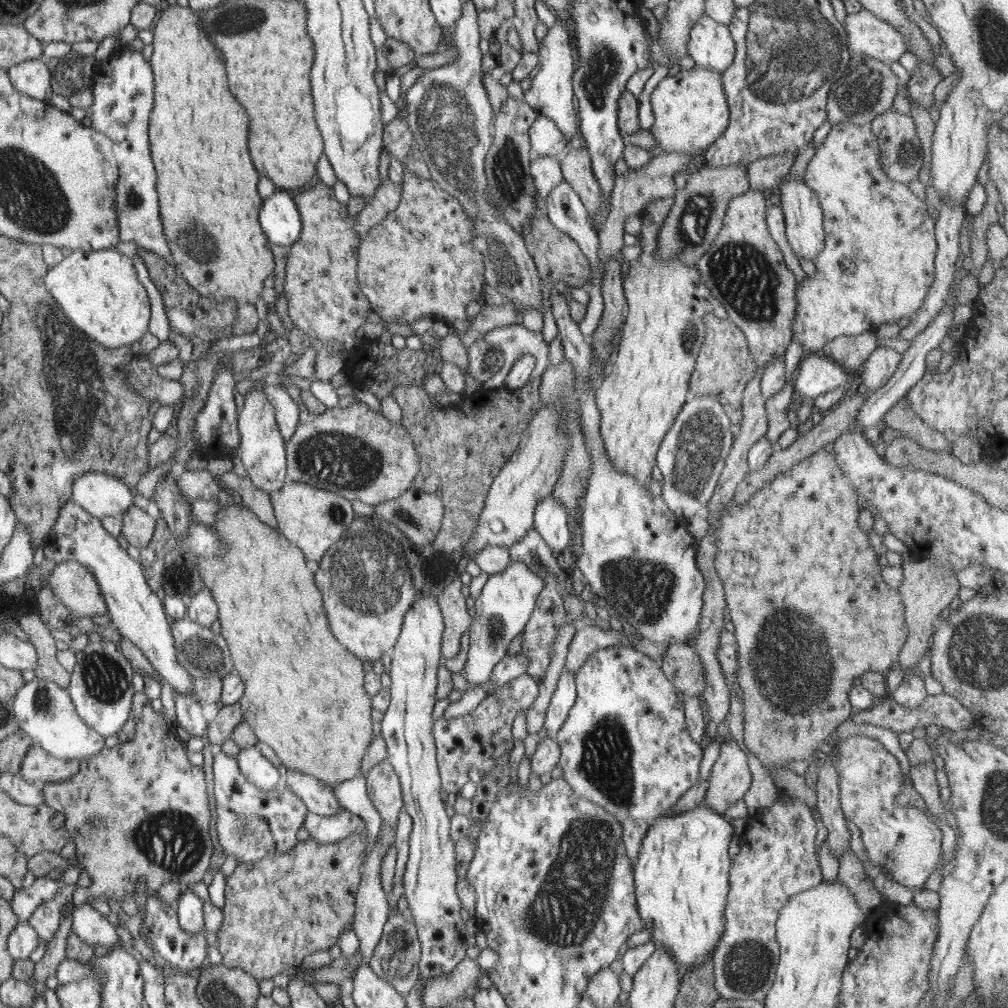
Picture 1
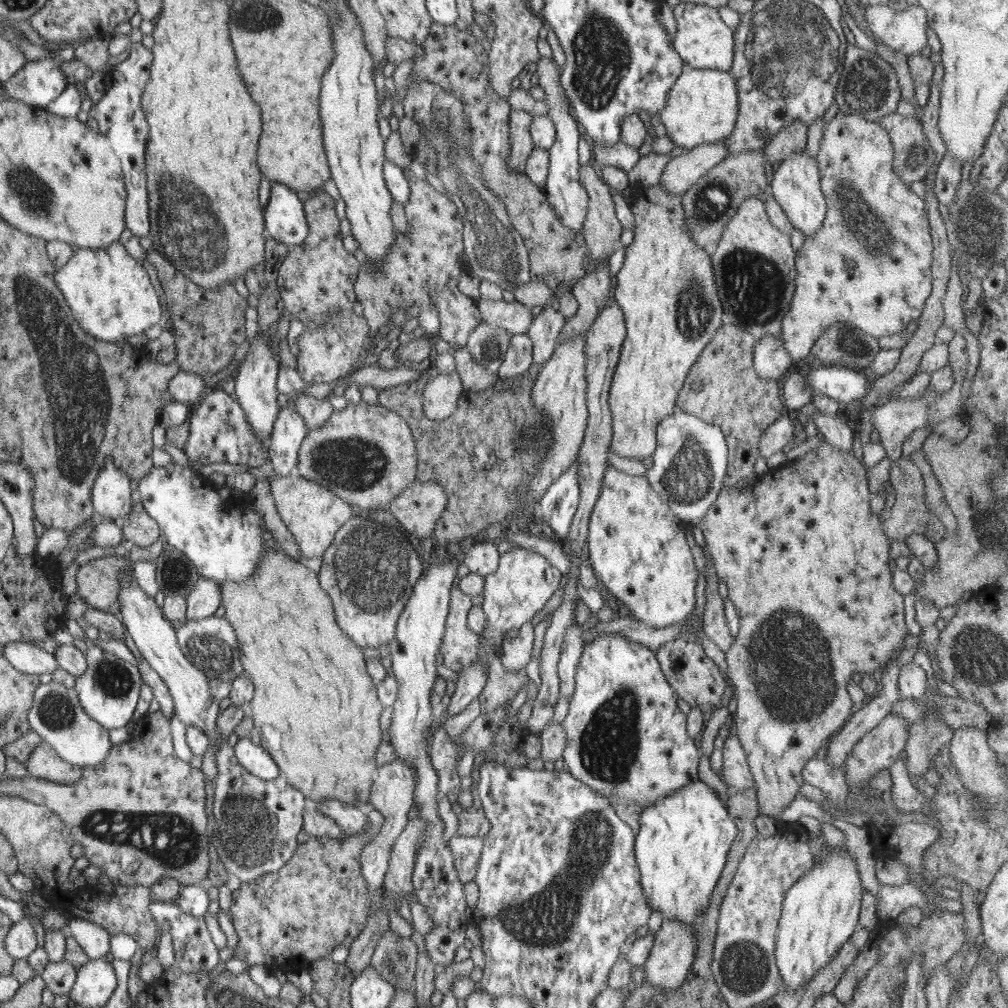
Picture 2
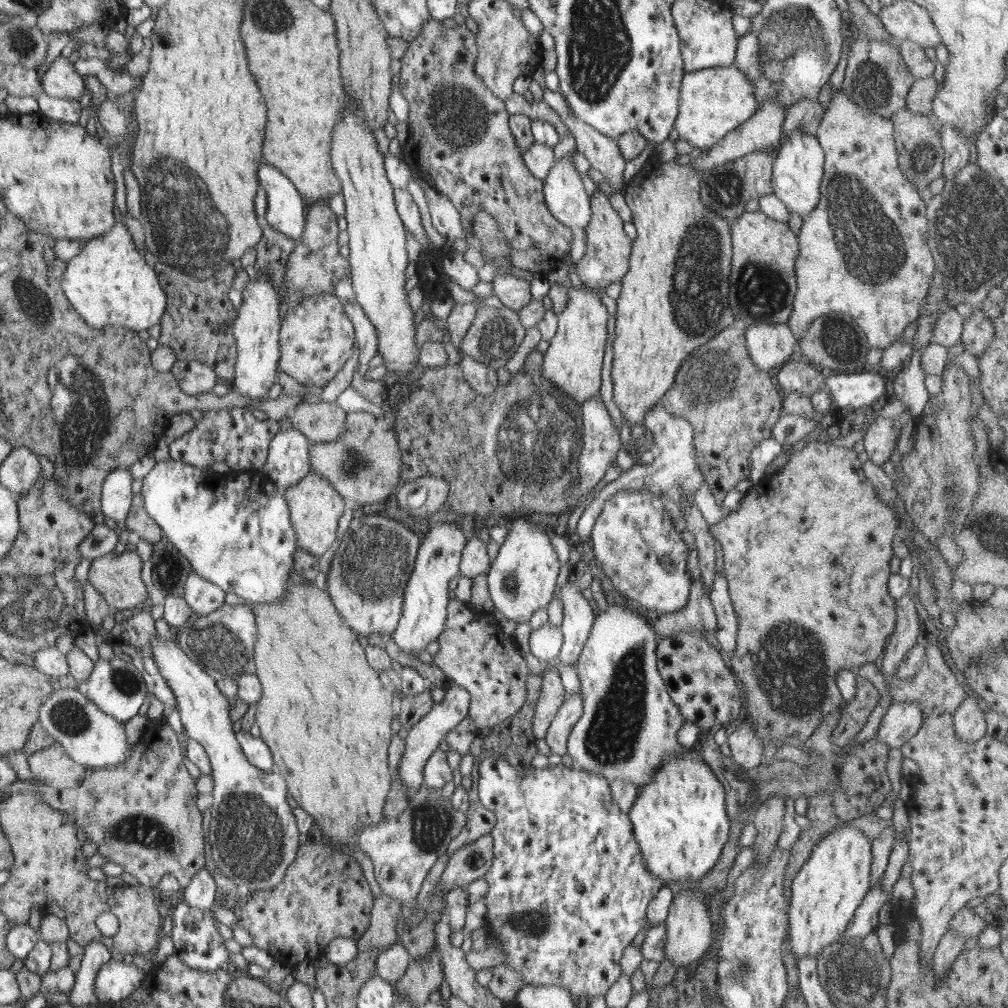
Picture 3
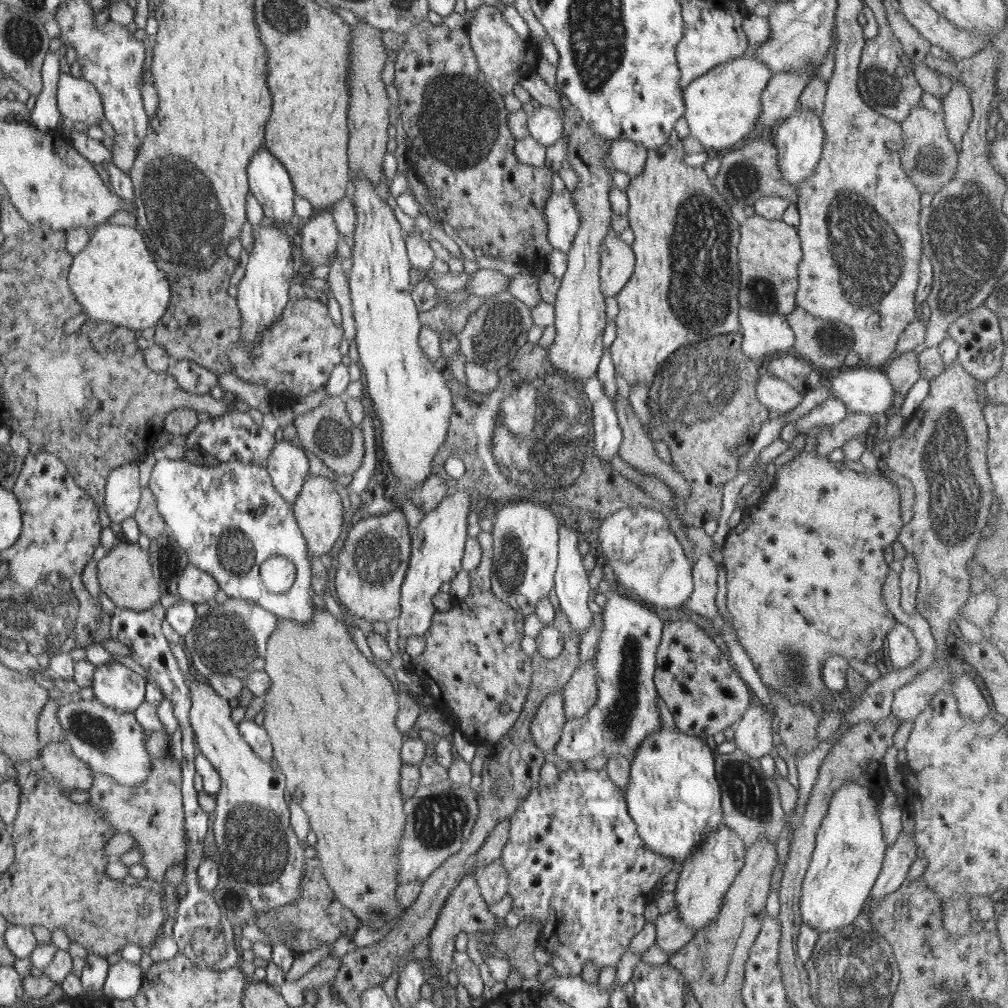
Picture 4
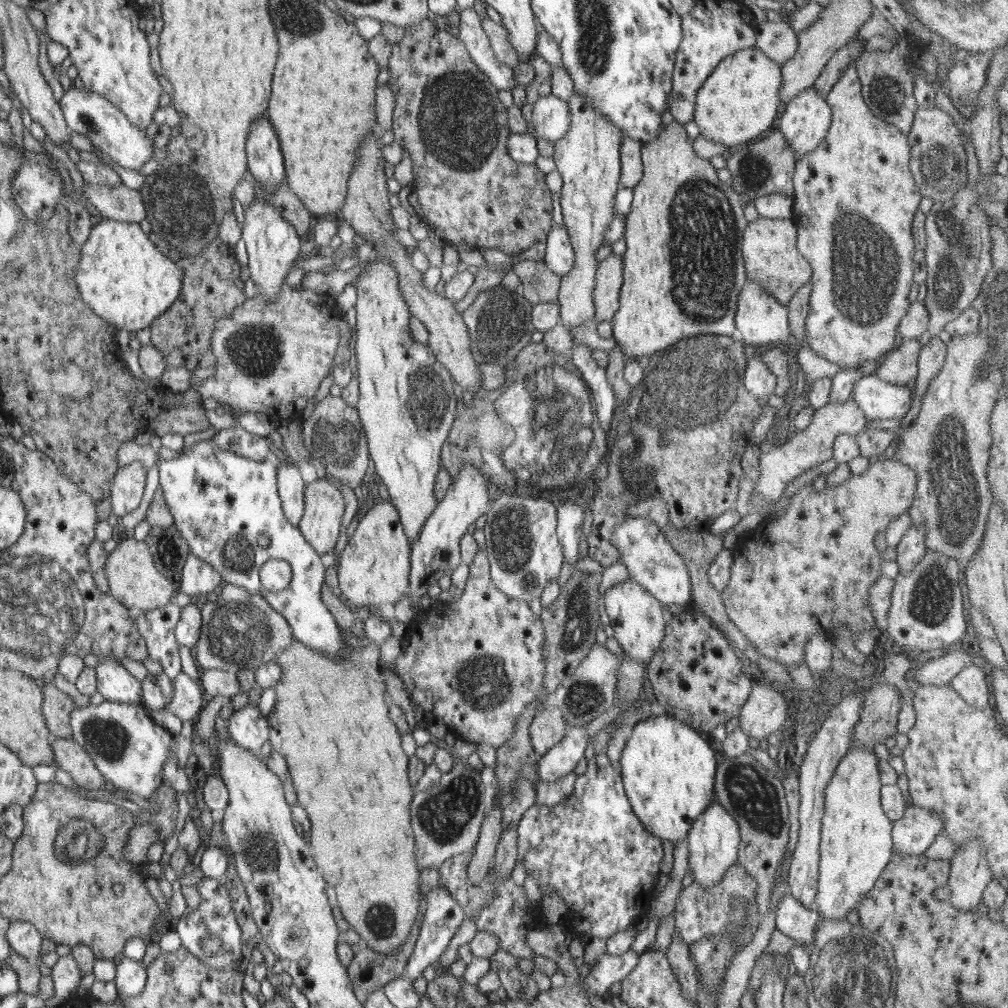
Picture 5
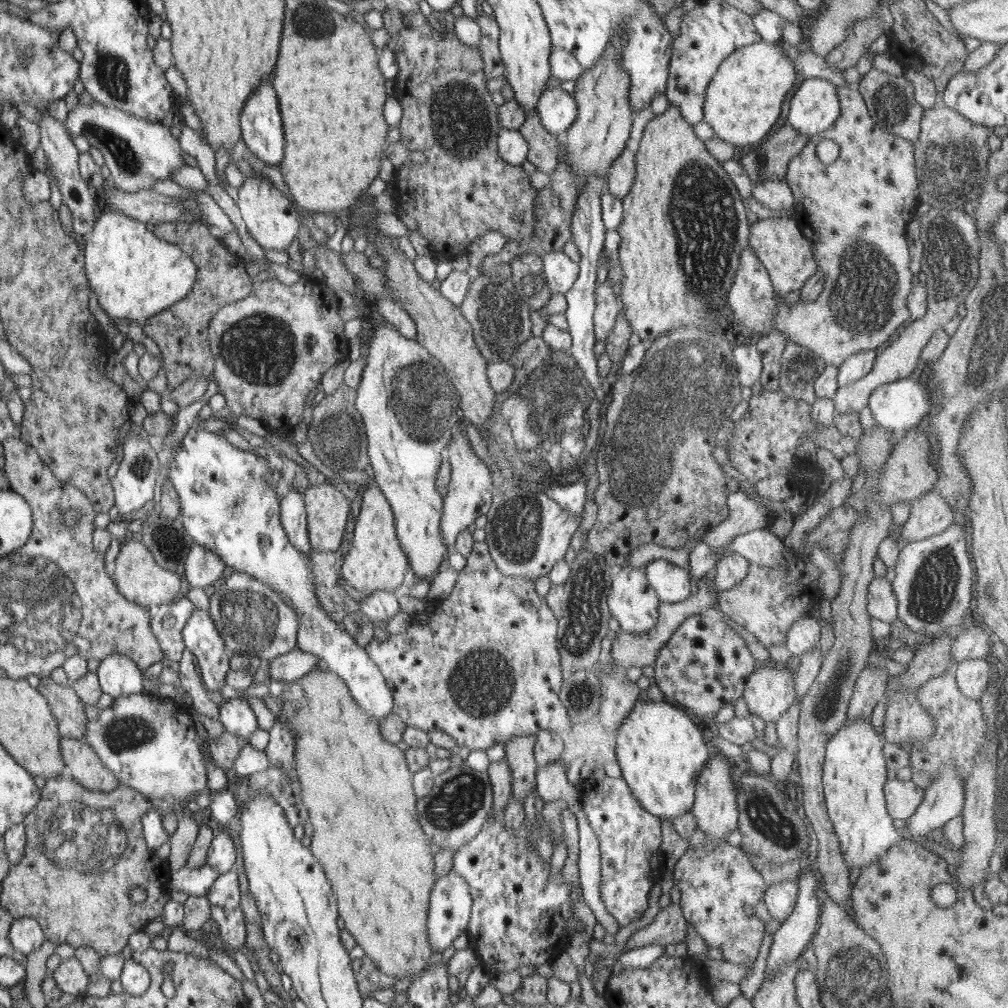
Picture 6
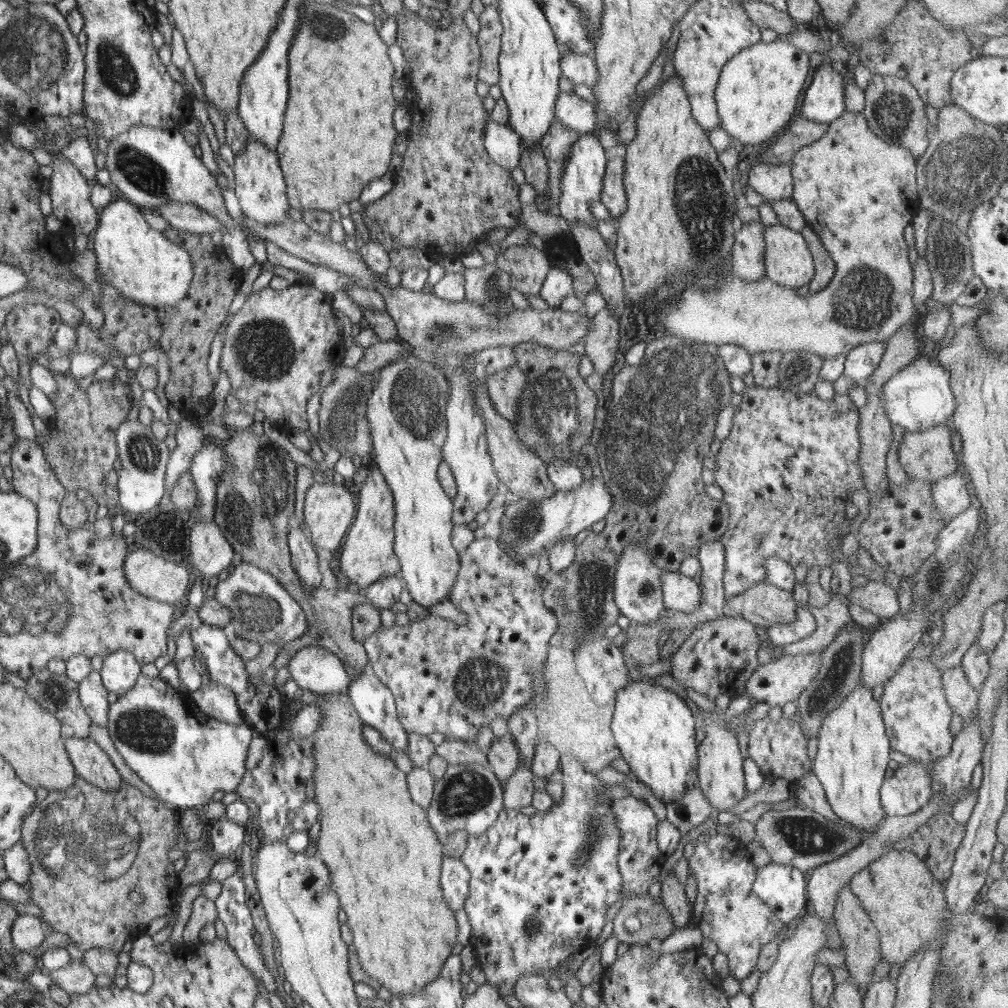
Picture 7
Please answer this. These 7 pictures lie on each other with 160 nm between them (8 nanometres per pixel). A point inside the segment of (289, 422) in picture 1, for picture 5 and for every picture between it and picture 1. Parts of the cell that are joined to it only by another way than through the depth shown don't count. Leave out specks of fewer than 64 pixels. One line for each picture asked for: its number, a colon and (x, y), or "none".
2: (290, 430)
3: (287, 462)
4: (288, 466)
5: (291, 487)

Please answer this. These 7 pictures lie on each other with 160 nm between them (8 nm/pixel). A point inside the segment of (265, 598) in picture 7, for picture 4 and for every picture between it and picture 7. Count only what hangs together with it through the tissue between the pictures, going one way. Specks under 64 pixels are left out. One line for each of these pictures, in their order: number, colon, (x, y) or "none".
4: (232, 637)
5: (240, 629)
6: (251, 617)

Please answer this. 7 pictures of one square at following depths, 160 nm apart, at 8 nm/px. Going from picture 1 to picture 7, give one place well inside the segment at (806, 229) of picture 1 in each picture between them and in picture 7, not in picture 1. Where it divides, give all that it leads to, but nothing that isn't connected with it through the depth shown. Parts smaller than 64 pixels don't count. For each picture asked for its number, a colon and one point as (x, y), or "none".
2: (796, 187)
3: (798, 168)
4: (799, 140)
5: (804, 123)
6: (814, 108)
7: (823, 102)

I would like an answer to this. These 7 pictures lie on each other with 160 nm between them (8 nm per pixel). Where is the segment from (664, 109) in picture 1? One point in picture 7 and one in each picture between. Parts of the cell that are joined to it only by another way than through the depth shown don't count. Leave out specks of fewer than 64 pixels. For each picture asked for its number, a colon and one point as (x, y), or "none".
2: (702, 108)
3: (713, 102)
4: (722, 106)
5: (738, 102)
6: (743, 100)
7: (757, 92)

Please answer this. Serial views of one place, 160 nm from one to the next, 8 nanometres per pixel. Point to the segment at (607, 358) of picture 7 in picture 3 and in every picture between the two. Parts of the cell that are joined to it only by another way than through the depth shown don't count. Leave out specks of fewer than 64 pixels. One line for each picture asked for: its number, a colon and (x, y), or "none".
3: (605, 260)
4: (617, 264)
5: (609, 276)
6: (607, 308)

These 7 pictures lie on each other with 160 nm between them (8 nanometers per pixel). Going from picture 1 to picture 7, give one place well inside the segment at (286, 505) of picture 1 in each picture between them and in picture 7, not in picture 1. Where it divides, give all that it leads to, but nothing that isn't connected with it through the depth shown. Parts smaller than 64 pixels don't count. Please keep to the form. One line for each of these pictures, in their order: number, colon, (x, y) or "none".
2: (313, 514)
3: (316, 506)
4: (318, 507)
5: (324, 503)
6: (327, 508)
7: (329, 509)

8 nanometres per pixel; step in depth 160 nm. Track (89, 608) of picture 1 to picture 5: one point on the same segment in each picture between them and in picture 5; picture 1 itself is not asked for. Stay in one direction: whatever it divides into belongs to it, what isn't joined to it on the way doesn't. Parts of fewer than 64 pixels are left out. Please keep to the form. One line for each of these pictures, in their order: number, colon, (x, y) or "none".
2: (99, 582)
3: (116, 577)
4: (125, 575)
5: (133, 578)

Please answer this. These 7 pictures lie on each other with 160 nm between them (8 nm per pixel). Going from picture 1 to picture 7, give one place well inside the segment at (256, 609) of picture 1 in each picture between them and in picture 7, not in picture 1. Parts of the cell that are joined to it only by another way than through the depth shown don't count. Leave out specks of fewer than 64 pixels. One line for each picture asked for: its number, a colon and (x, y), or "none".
2: (316, 708)
3: (314, 674)
4: (331, 714)
5: (331, 723)
6: (357, 787)
7: (384, 859)

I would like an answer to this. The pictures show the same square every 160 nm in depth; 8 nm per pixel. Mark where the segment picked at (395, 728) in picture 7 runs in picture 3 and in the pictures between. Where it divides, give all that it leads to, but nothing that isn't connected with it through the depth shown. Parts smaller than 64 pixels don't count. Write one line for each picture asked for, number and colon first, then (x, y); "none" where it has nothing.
3: (234, 527)
4: (229, 517)
5: (221, 503)
6: (229, 498)

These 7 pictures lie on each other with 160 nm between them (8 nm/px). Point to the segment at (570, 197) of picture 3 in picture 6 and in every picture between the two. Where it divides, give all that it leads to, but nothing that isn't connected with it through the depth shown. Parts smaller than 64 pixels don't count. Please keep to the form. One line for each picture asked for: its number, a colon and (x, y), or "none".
4: (563, 219)
5: (559, 256)
6: (560, 271)

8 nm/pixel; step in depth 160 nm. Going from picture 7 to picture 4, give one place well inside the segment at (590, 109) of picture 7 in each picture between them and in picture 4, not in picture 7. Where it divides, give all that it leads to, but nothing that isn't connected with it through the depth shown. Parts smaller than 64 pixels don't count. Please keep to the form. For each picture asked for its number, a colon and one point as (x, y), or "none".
4: (545, 124)
5: (551, 118)
6: (557, 110)

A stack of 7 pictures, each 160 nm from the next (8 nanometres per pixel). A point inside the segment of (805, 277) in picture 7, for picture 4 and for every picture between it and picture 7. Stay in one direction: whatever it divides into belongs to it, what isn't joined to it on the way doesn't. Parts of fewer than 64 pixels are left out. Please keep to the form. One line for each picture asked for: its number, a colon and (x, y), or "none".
4: (770, 252)
5: (770, 254)
6: (783, 250)

